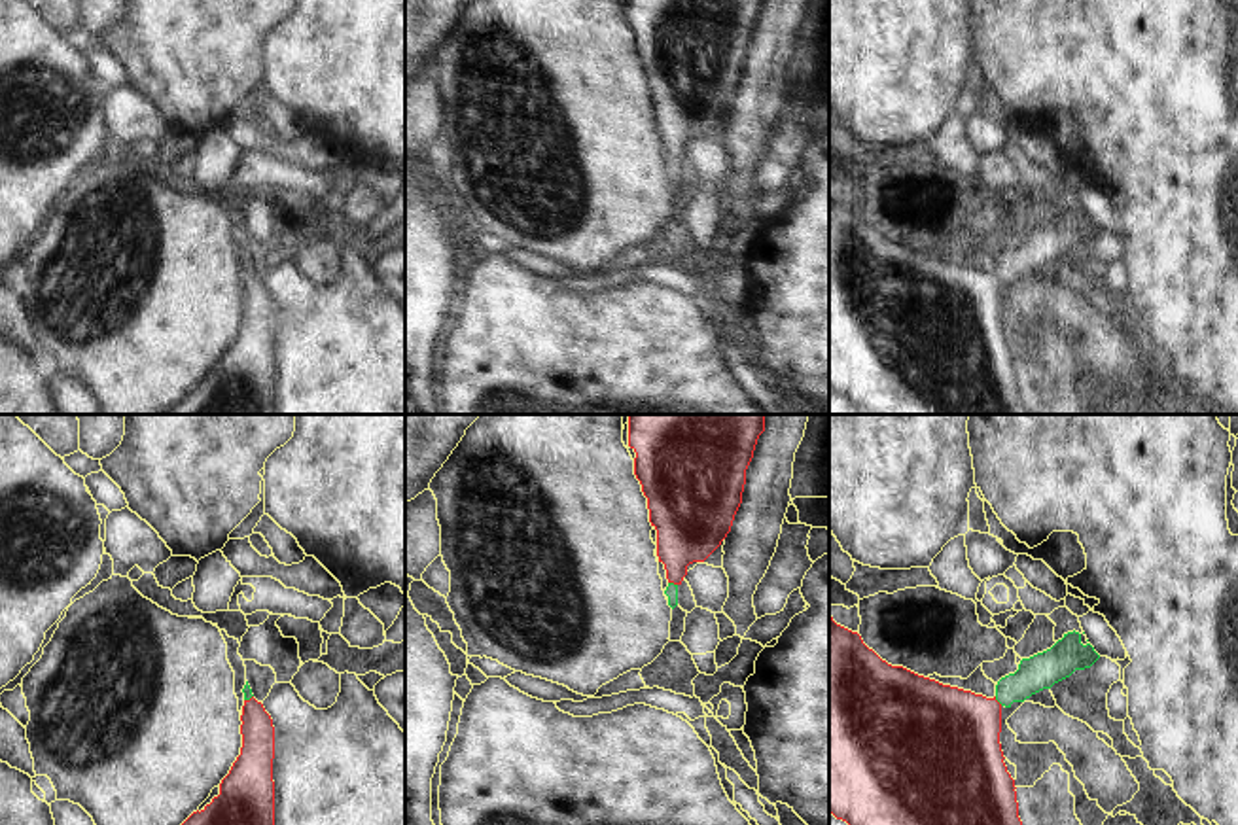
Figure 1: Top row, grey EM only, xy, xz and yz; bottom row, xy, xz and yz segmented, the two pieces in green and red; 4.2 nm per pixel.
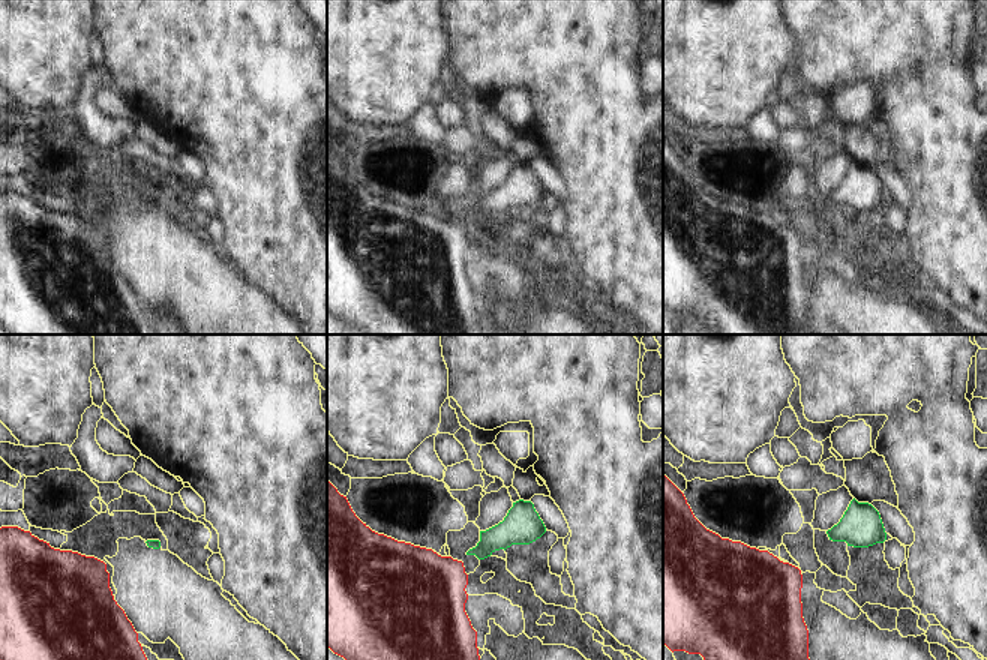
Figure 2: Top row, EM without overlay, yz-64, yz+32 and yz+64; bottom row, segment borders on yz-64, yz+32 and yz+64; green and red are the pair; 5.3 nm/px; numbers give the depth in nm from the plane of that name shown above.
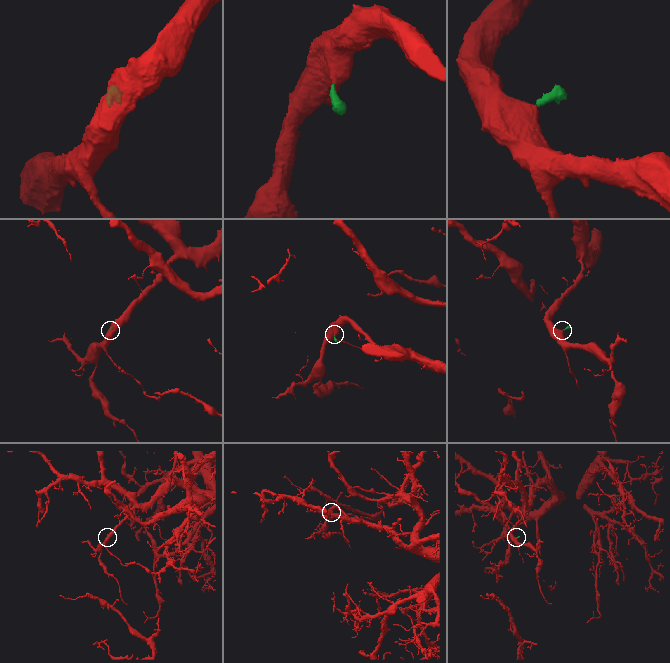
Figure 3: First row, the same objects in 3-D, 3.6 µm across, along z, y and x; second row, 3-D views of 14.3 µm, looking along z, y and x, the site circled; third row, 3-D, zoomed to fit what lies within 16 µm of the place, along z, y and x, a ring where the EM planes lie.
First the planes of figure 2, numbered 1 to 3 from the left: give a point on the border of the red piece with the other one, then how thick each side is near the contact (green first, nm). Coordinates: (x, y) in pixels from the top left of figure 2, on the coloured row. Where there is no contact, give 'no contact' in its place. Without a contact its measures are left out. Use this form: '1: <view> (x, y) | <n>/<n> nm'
1: no contact
2: no contact
3: no contact

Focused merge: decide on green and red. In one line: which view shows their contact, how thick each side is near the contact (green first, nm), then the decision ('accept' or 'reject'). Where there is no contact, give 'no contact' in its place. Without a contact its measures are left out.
xz | 50/280 nm | accept

